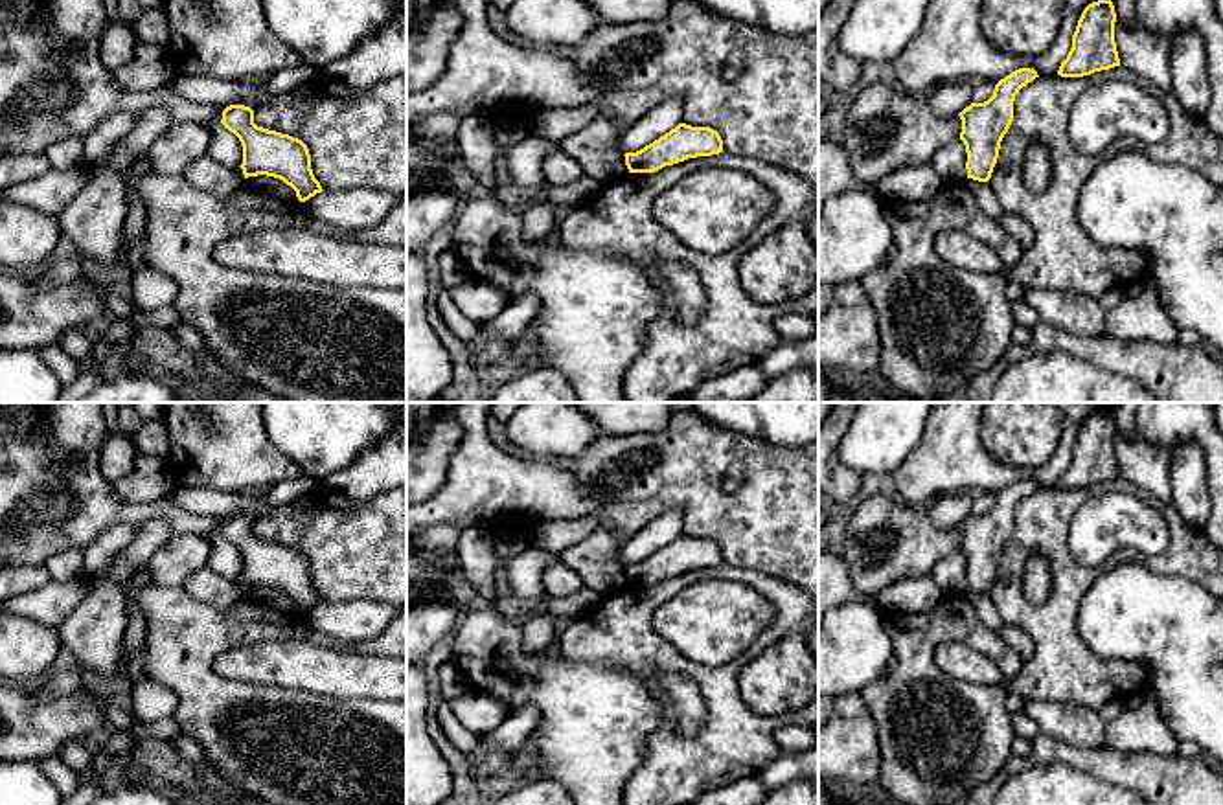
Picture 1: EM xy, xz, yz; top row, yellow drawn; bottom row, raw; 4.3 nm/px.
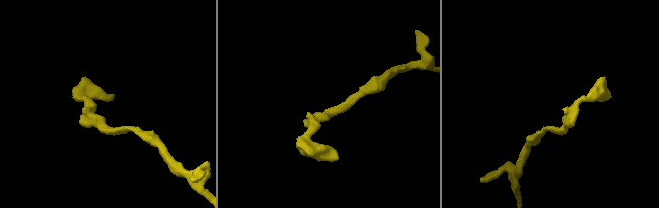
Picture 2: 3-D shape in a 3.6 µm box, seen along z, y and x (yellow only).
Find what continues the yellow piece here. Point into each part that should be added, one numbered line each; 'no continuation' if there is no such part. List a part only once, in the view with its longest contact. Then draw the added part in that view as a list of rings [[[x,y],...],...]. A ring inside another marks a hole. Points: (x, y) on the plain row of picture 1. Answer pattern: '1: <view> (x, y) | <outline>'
1: xy (54, 497) | [[[37,402],[42,432],[37,439],[0,437],[0,568],[44,566],[64,550],[85,550],[114,524],[140,527],[151,518],[166,518],[171,535],[210,537],[223,531],[223,522],[188,513],[169,496],[153,504],[125,502],[116,496],[101,474],[101,447],[109,426],[101,402]]]

